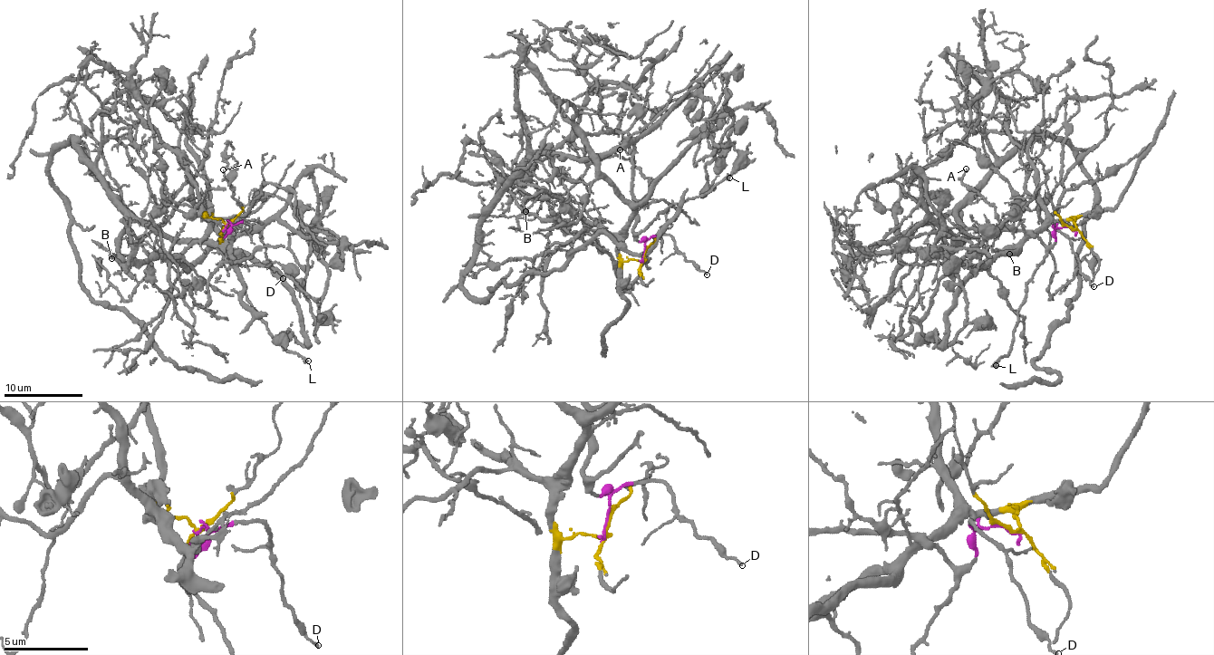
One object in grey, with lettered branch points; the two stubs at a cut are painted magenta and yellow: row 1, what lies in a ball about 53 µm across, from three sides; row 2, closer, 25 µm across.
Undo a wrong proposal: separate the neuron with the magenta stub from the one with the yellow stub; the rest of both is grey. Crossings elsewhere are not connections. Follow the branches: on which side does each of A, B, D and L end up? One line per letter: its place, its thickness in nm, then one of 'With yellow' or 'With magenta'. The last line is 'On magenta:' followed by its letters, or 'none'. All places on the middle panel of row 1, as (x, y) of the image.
A: Place: (620, 149). Thickness 150 nm. With magenta
B: Place: (525, 211). Thickness 160 nm. With yellow
D: Place: (707, 274). Thickness 150 nm. With magenta
L: Place: (729, 178). Thickness 340 nm. With magenta
On magenta: A, D, L

